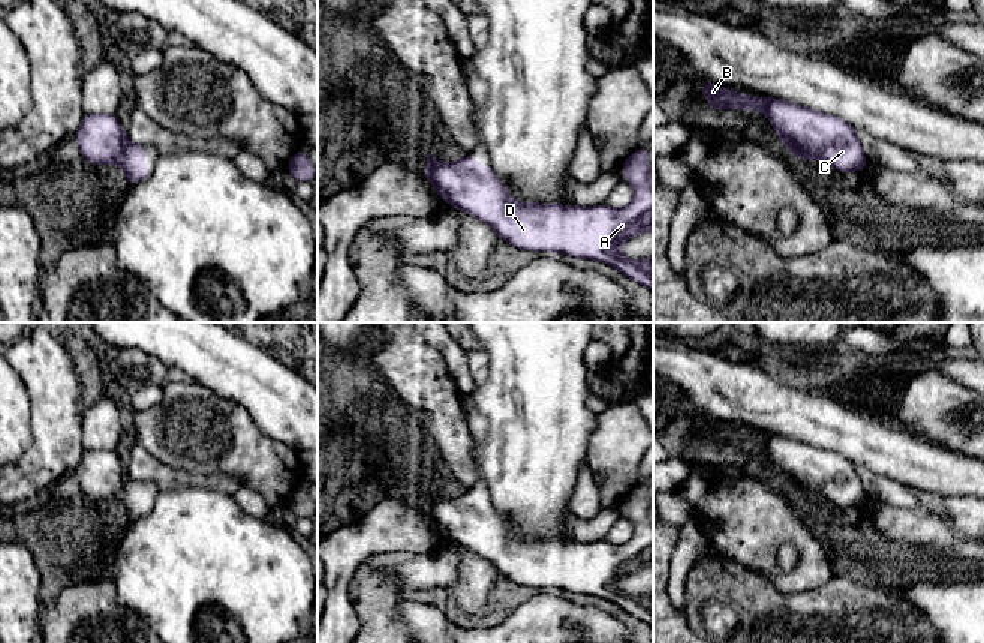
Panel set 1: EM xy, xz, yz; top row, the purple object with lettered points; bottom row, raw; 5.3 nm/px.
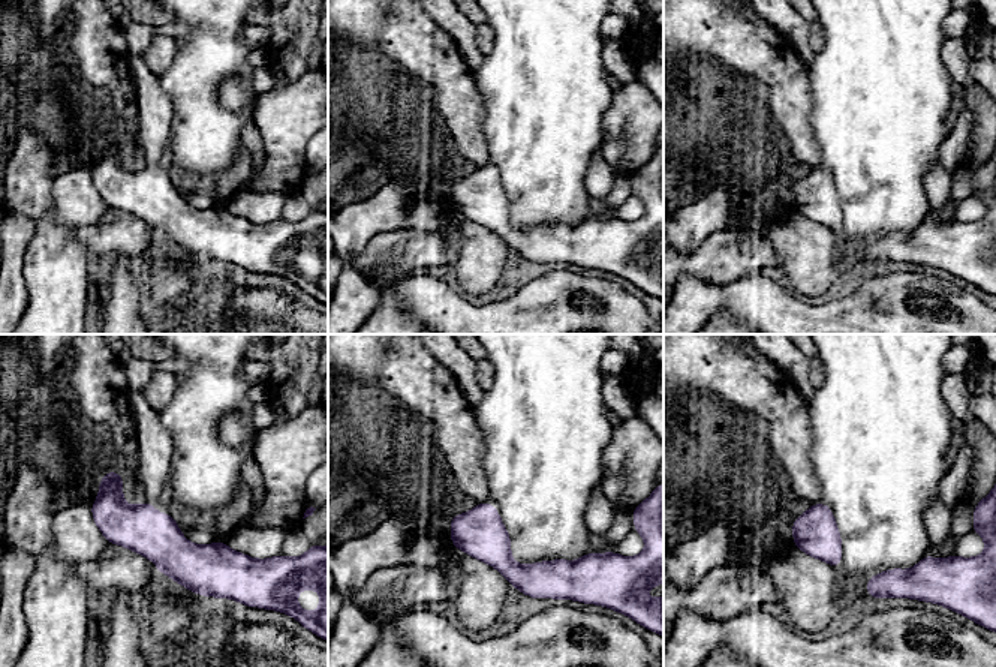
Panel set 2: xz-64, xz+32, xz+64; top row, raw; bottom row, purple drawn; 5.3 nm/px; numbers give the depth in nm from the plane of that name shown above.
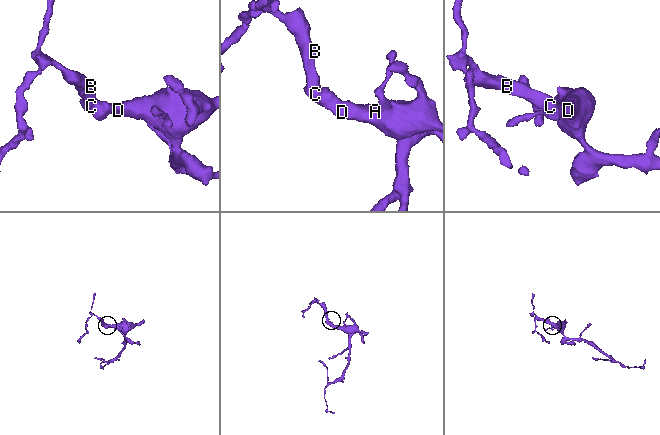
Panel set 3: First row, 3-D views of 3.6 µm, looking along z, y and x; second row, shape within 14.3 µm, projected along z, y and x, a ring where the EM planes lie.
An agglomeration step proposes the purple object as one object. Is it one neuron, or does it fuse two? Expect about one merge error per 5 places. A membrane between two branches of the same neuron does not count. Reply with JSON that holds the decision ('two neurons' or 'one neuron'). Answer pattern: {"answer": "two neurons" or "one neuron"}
{"answer": "one neuron"}

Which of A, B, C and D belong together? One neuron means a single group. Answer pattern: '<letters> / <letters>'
A B C D

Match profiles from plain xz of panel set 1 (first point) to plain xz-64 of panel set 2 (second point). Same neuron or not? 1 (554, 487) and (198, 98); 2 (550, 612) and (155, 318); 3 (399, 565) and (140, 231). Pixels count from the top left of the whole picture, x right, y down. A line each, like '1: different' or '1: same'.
1: same
2: same
3: same

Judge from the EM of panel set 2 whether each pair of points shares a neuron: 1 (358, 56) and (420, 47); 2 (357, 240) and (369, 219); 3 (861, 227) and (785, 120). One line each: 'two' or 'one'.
1: two
2: one
3: two

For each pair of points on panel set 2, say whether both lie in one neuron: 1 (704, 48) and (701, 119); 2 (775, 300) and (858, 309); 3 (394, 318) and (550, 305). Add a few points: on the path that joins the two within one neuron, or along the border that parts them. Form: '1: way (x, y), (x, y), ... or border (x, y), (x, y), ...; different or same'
1: border (734, 66), (710, 63), (700, 71), (689, 102); different
2: way (796, 317), (837, 317); same
3: border (396, 285), (394, 291), (400, 305), (415, 318); different

